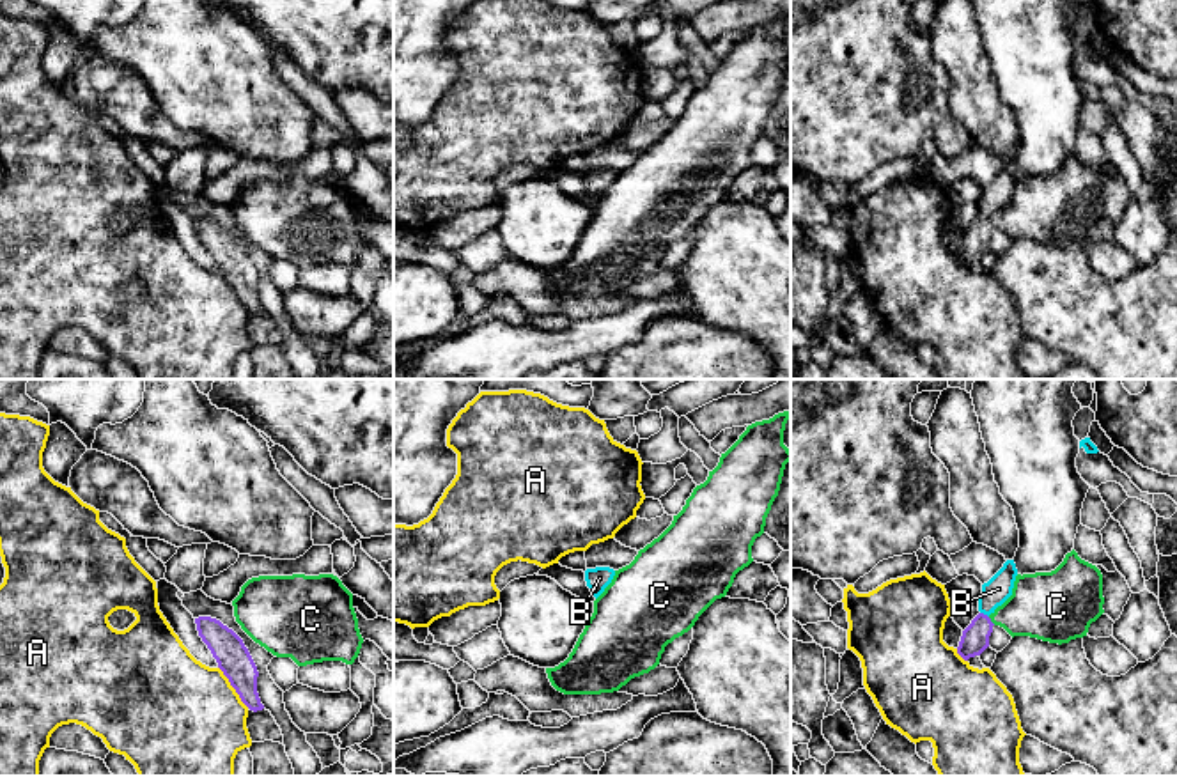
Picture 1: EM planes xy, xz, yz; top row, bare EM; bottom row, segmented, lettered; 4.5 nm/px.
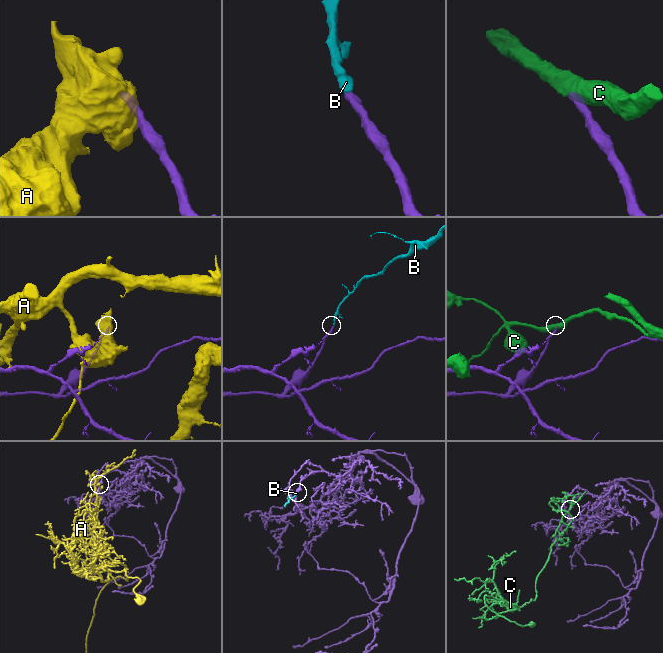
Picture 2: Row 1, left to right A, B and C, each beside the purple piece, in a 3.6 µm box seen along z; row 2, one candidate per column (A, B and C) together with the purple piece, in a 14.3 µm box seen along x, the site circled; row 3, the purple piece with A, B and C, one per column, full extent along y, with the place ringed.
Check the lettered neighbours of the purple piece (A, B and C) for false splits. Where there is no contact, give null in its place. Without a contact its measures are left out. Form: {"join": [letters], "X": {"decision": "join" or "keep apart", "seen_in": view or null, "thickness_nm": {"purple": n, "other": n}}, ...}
{"join": ["B"], "A": {"decision": "keep apart", "seen_in": "xy", "thickness_nm": {"purple": 150, "other": 500}}, "B": {"decision": "join", "seen_in": "yz", "thickness_nm": {"purple": 130, "other": 120}}, "C": {"decision": "keep apart", "seen_in": "yz", "thickness_nm": {"purple": 130, "other": 300}}}

